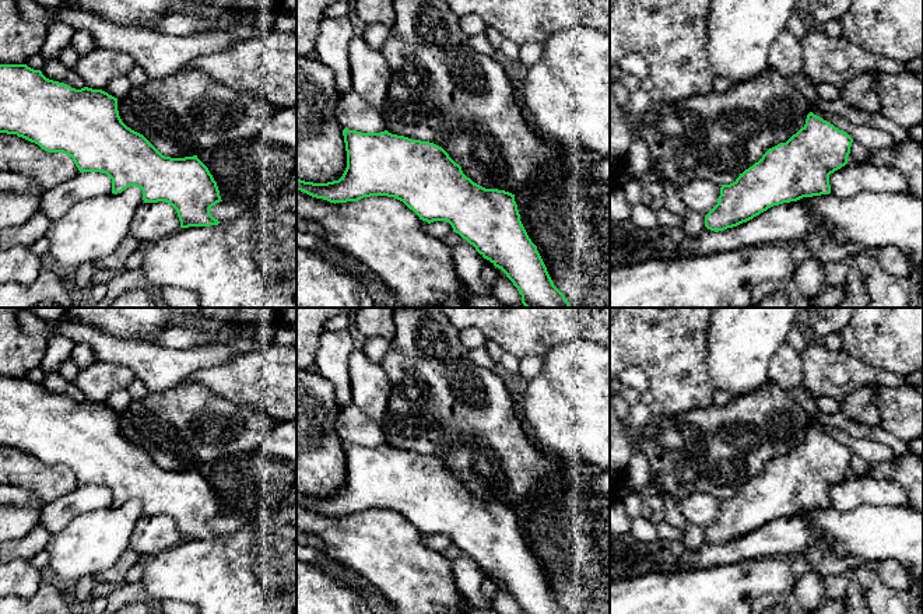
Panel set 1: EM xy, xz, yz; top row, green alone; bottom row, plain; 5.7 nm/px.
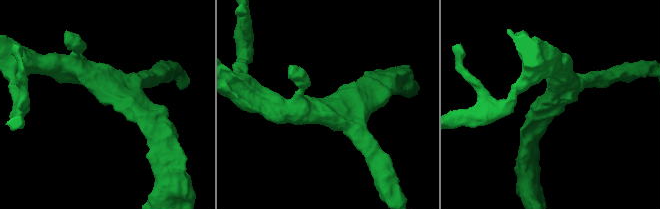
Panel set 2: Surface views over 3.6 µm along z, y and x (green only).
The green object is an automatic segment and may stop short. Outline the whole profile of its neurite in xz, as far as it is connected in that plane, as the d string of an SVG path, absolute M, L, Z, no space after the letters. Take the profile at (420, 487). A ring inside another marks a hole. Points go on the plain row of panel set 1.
M343 443L347 481L338 494L305 495L296 491L296 504L330 516L358 515L371 509L387 509L403 515L428 537L446 534L495 580L501 582L522 608L522 614L568 614L554 599L547 580L529 551L515 515L515 508L485 502L467 491L462 480L439 459L404 449Z

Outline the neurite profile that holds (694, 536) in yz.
M688 523L684 531L684 547L696 551L701 548L703 541L705 541L705 530Z

